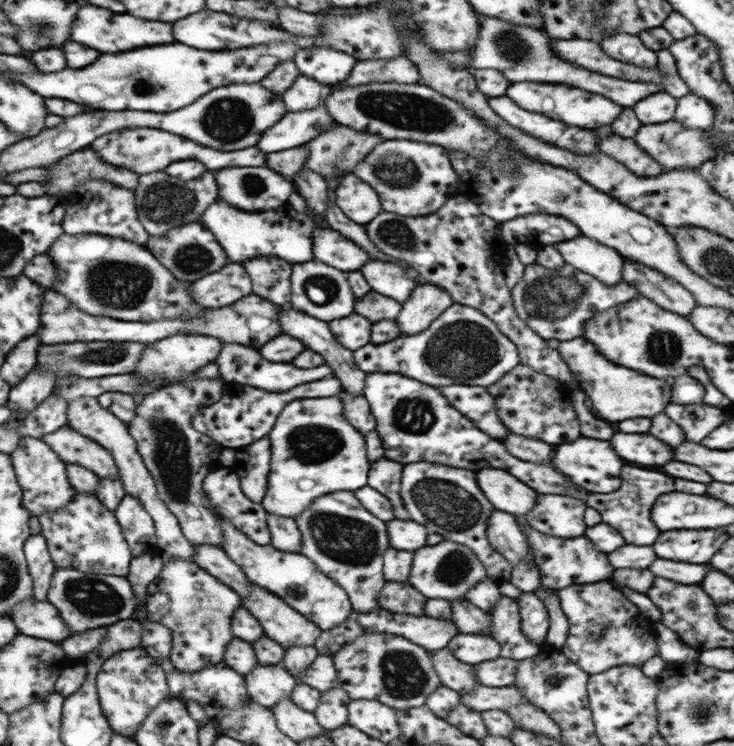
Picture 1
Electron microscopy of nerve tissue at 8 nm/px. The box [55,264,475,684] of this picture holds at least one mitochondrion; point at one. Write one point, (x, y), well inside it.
(171, 454)

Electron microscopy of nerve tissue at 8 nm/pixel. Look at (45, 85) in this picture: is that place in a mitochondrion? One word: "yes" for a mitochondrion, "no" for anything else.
no

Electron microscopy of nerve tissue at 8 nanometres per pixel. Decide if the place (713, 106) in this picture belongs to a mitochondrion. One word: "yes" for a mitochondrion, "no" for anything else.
no

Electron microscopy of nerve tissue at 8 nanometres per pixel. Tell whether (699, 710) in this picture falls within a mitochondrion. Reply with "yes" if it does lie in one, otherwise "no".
yes

